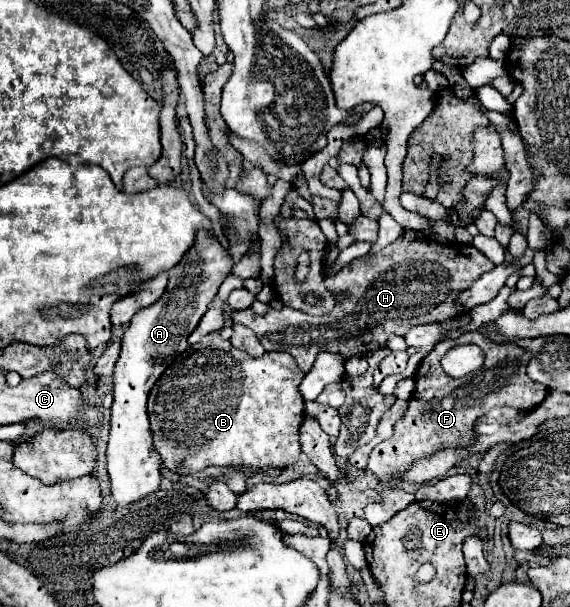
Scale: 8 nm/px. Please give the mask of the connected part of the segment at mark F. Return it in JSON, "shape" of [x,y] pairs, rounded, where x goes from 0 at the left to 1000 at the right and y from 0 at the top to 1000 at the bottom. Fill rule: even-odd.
{"shape":[[[819,547],[809,557],[788,557],[763,570],[763,577],[739,596],[728,616],[732,633],[728,646],[718,656],[714,679],[696,692],[689,718],[682,725],[672,725],[647,748],[644,771],[675,801],[665,811],[668,824],[640,834],[640,853],[651,867],[672,863],[679,853],[714,837],[728,824],[721,814],[711,814],[704,804],[693,804],[693,794],[700,794],[700,784],[707,784],[718,774],[718,768],[725,768],[732,758],[763,751],[774,741],[805,741],[833,728],[837,715],[830,708],[830,699],[840,685],[847,685],[847,679],[872,669],[900,669],[911,672],[914,679],[925,679],[956,659],[963,643],[939,633],[921,613],[928,593],[932,593],[928,577],[904,567],[868,567],[837,547]],[[819,563],[837,567],[851,580],[851,596],[844,610],[833,610],[798,626],[777,613],[770,593],[795,570]]]}

